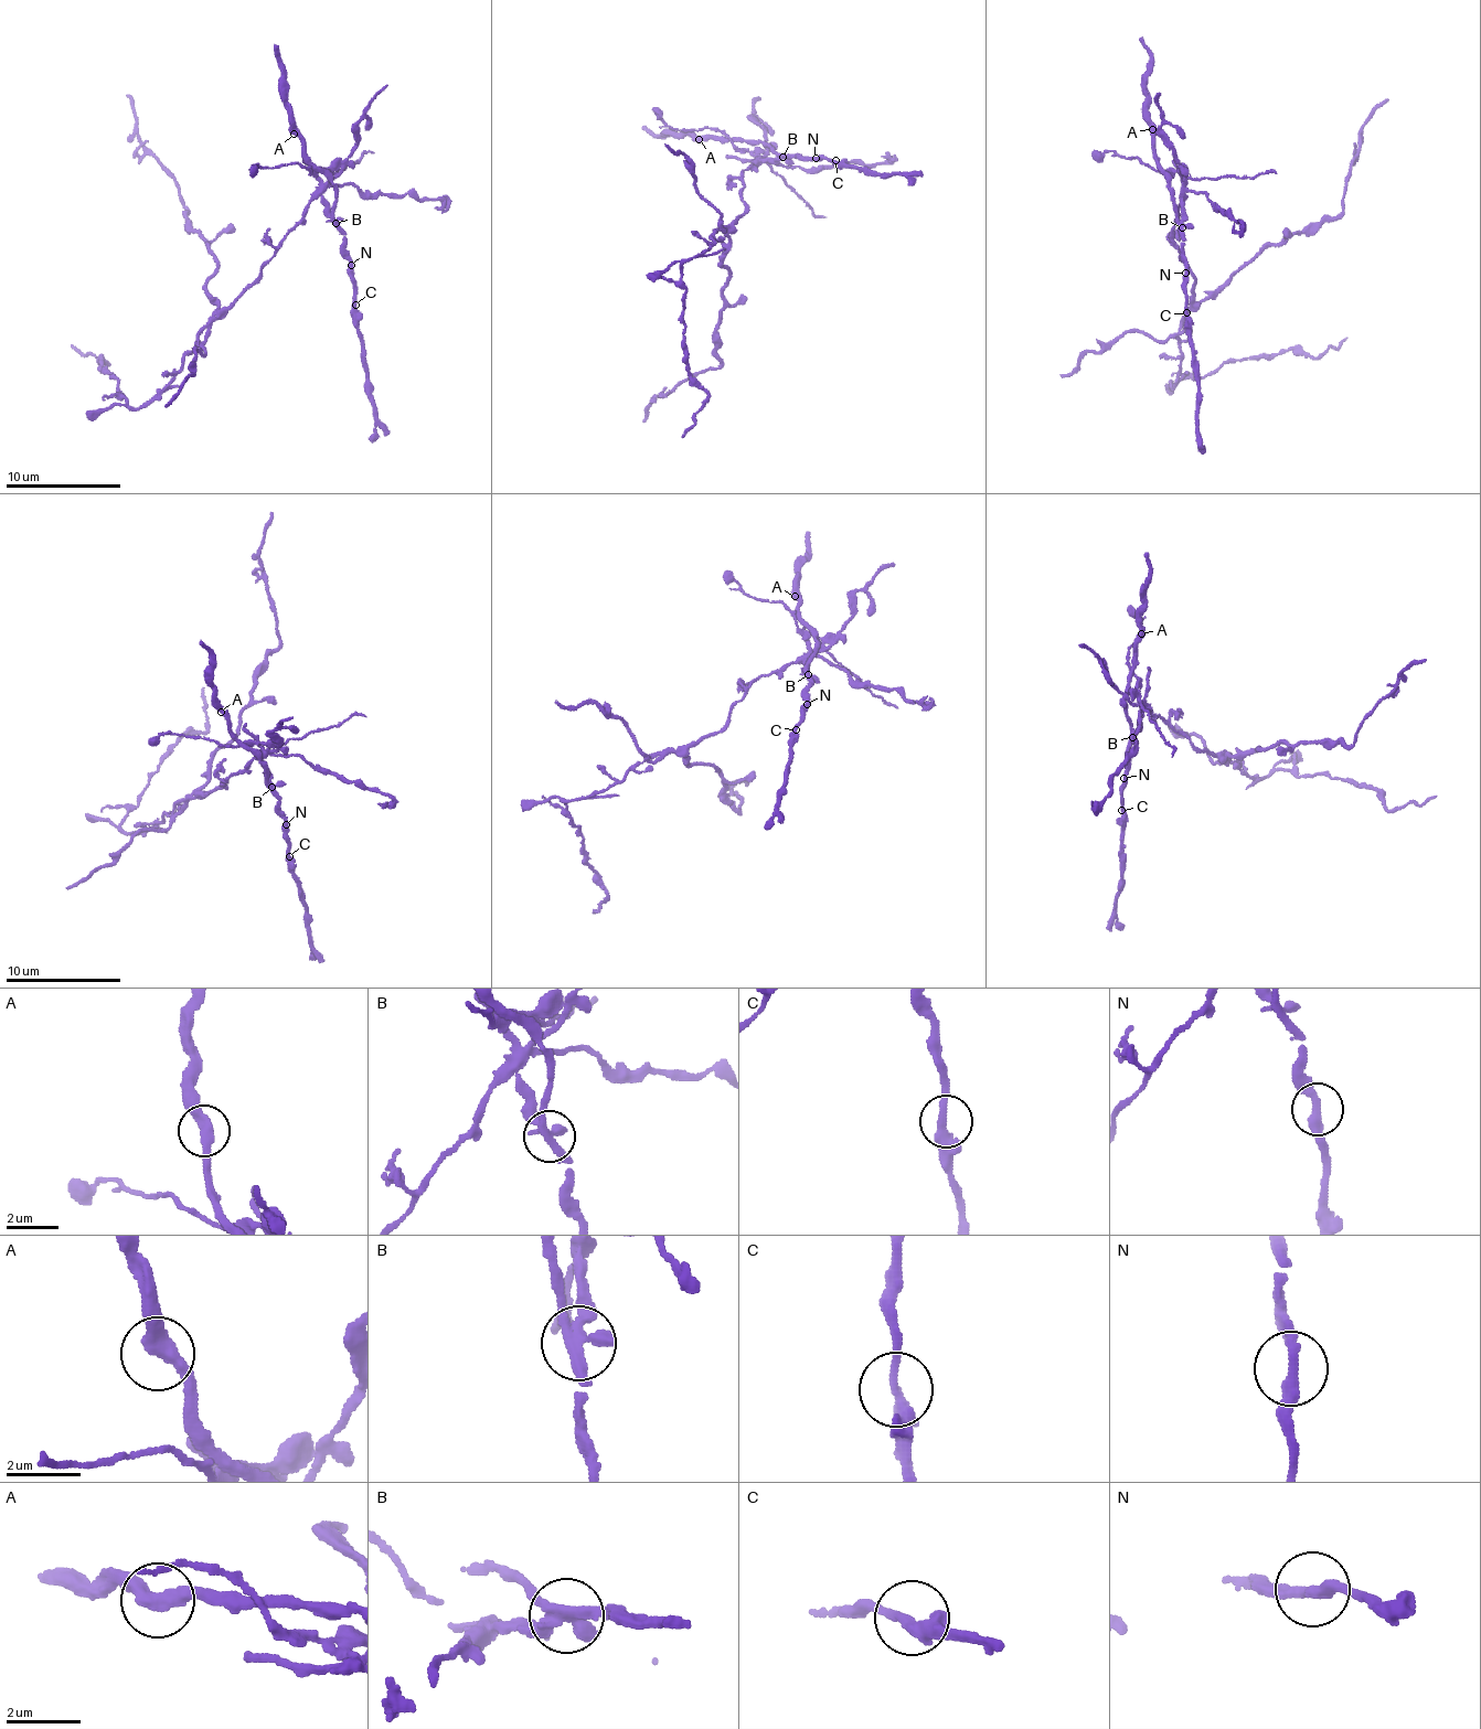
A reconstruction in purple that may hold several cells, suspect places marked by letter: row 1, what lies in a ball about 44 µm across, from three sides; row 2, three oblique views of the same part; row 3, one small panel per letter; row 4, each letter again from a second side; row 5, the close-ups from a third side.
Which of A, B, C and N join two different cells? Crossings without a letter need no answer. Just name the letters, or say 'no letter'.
B

